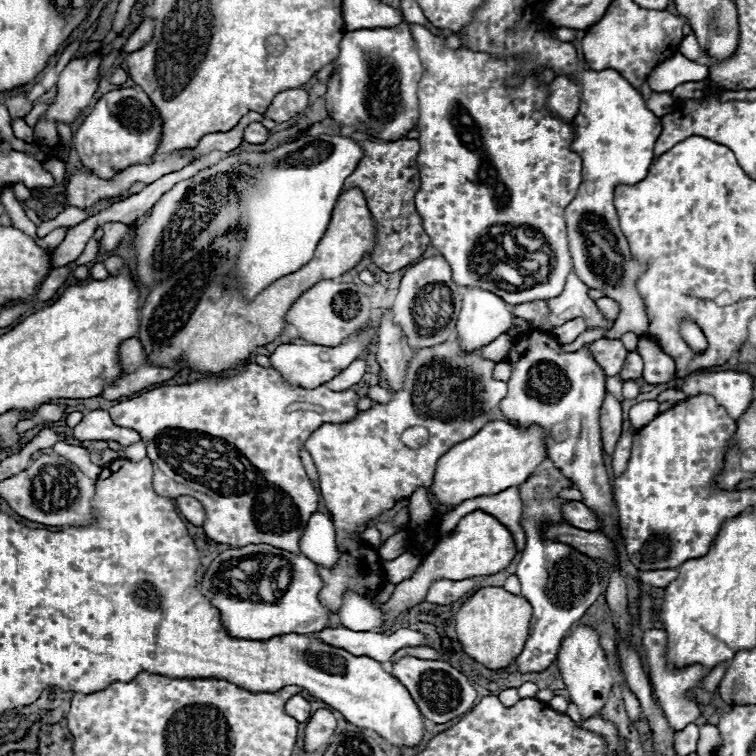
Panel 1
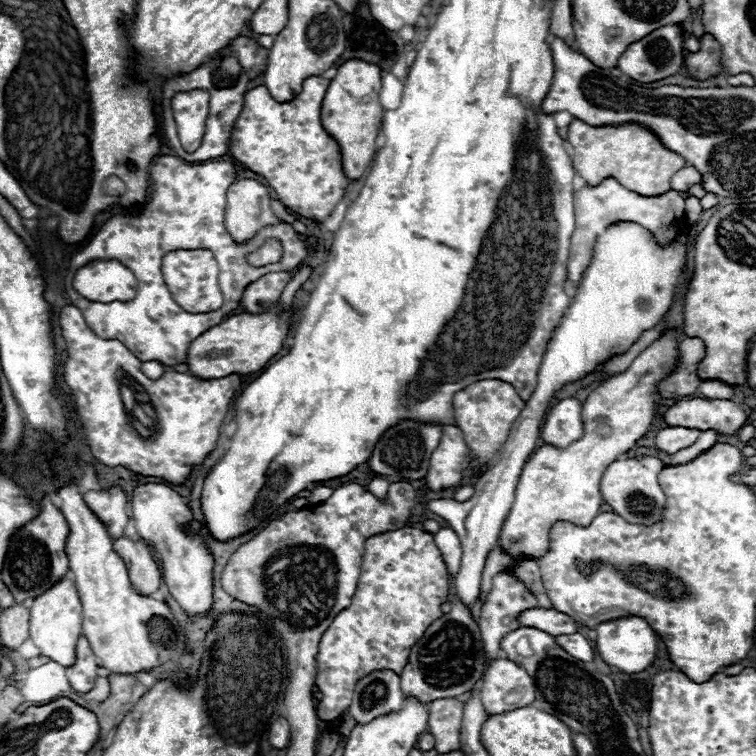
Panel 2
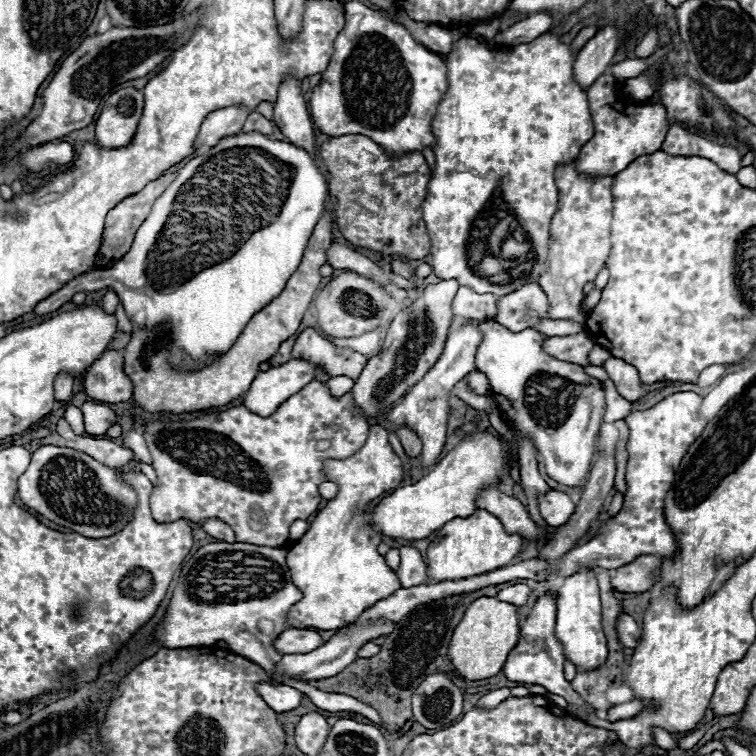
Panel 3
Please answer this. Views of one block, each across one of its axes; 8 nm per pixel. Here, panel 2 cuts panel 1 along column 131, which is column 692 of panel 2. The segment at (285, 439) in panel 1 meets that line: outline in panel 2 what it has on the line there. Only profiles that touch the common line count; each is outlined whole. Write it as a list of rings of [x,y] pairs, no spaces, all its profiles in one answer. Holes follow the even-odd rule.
[[[692,398],[678,400],[664,414],[668,426],[684,426],[684,428],[700,428],[700,430],[718,430],[720,434],[736,434],[744,422],[744,410],[732,400],[708,400],[708,398]]]

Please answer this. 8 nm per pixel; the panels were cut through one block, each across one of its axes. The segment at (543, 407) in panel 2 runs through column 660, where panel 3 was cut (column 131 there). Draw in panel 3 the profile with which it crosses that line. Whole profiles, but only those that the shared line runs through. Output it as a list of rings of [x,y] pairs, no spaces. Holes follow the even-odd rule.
[[[258,132],[228,136],[202,156],[186,162],[176,180],[156,198],[150,216],[138,228],[132,248],[120,262],[100,270],[102,274],[76,276],[42,300],[34,314],[42,316],[58,310],[80,290],[114,288],[128,318],[140,328],[168,324],[172,364],[178,368],[200,368],[200,364],[210,364],[220,352],[232,348],[248,320],[284,290],[288,278],[304,258],[326,198],[328,178],[306,150],[290,142],[270,140]],[[268,154],[278,160],[278,168],[272,168]]]

